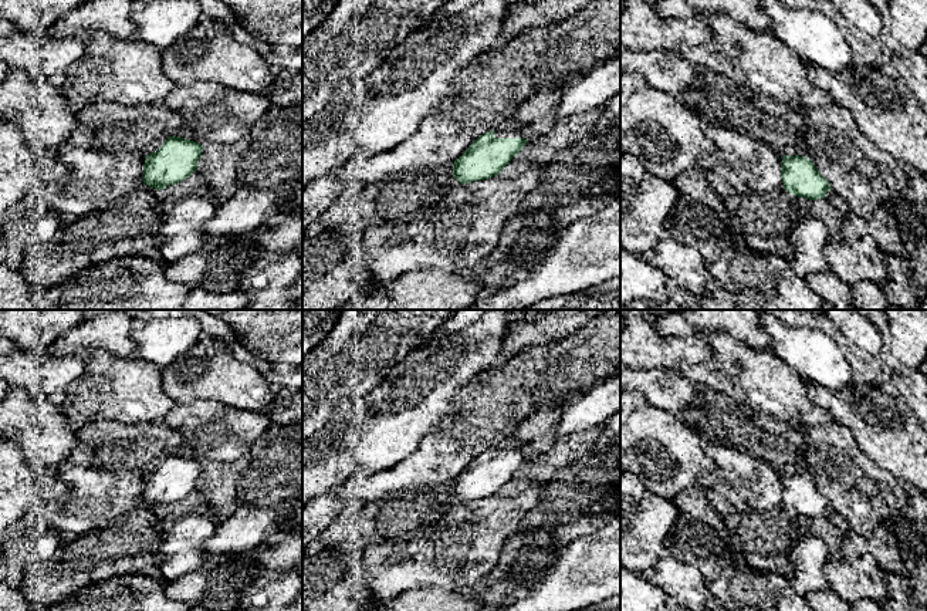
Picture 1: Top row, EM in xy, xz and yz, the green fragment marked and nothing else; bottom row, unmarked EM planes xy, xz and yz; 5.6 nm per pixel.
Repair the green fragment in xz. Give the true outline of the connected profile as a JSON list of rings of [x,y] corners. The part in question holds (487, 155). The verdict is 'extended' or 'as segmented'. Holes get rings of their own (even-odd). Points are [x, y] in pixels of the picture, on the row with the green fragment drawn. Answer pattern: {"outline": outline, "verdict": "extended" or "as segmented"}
{"outline": [[[495,128],[480,135],[453,163],[461,185],[497,176],[528,141],[520,128]]], "verdict": "extended"}

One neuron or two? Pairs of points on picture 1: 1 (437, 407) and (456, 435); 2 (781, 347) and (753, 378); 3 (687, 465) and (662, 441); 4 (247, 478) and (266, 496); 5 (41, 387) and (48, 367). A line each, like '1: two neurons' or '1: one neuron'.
1: two neurons
2: two neurons
3: one neuron
4: one neuron
5: one neuron

